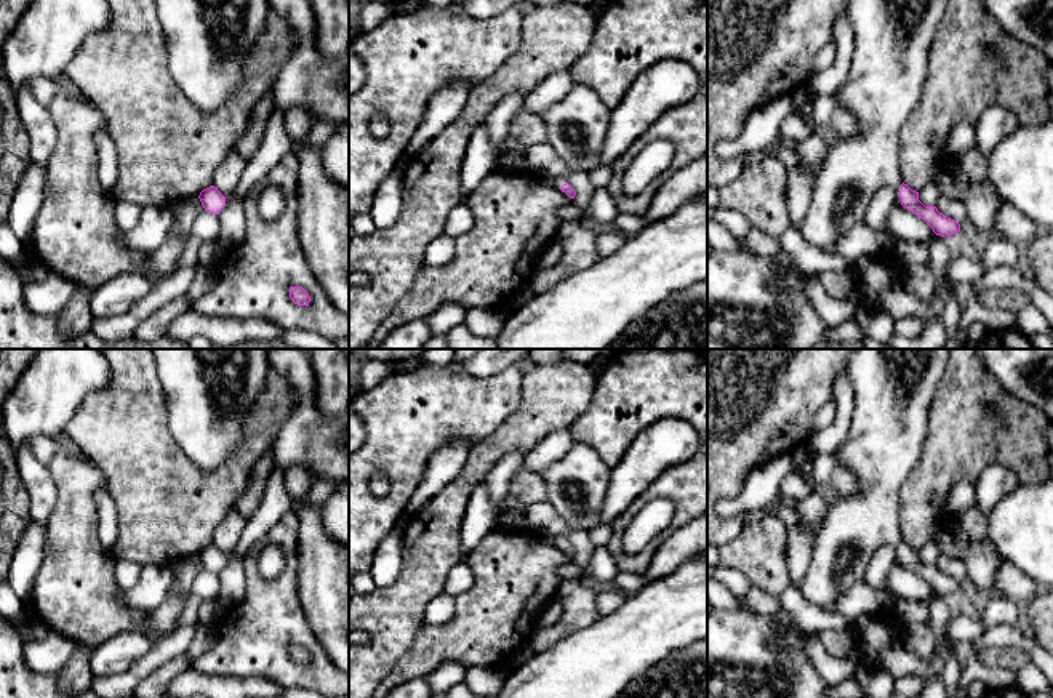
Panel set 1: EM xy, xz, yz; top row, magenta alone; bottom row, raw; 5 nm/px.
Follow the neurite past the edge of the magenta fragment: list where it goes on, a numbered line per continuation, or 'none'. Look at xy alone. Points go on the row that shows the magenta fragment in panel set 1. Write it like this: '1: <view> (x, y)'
none

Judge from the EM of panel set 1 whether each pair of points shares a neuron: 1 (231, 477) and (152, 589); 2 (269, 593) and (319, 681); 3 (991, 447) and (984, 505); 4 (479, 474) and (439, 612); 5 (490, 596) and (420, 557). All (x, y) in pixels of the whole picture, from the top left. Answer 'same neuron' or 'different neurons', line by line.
1: different neurons
2: same neuron
3: different neurons
4: different neurons
5: different neurons

